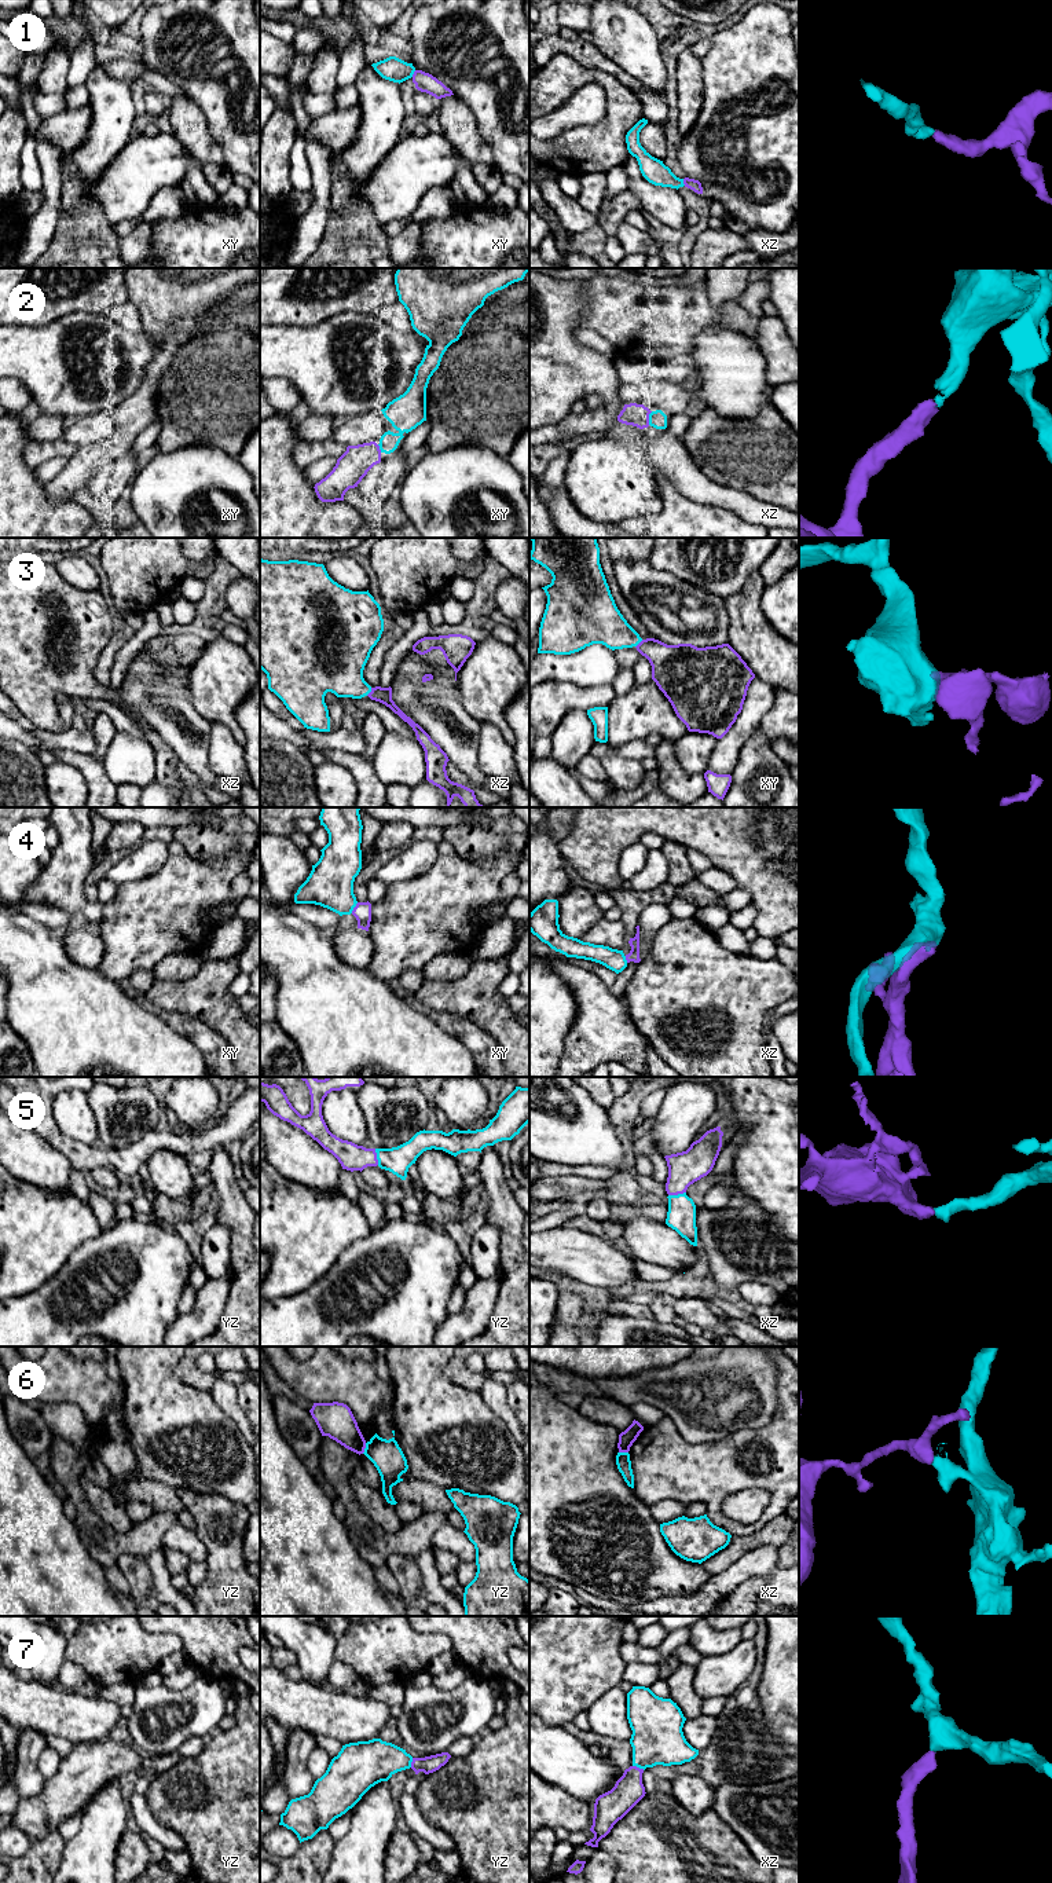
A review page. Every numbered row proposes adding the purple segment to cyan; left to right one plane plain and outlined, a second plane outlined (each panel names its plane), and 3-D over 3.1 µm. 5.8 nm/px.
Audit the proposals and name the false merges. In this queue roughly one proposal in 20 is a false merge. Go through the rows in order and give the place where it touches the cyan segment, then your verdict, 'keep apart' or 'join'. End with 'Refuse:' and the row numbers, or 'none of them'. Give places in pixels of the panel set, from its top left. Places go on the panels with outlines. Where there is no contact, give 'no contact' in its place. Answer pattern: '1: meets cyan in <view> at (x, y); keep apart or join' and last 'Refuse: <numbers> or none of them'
1: meets cyan in xy at (413, 73); join
2: meets cyan in xz at (649, 418); join
3: meets cyan in xz at (369, 692); join
4: meets cyan in xy at (354, 907); join
5: meets cyan in xz at (677, 1195); join
6: meets cyan in yz at (365, 1449); keep apart
7: meets cyan in xz at (638, 1766); join
Refuse: 6

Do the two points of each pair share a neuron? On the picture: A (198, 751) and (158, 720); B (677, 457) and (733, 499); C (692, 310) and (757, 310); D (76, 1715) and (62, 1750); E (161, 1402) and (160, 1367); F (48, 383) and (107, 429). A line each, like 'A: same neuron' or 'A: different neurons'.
A: same neuron
B: same neuron
C: different neurons
D: different neurons
E: same neuron
F: different neurons

